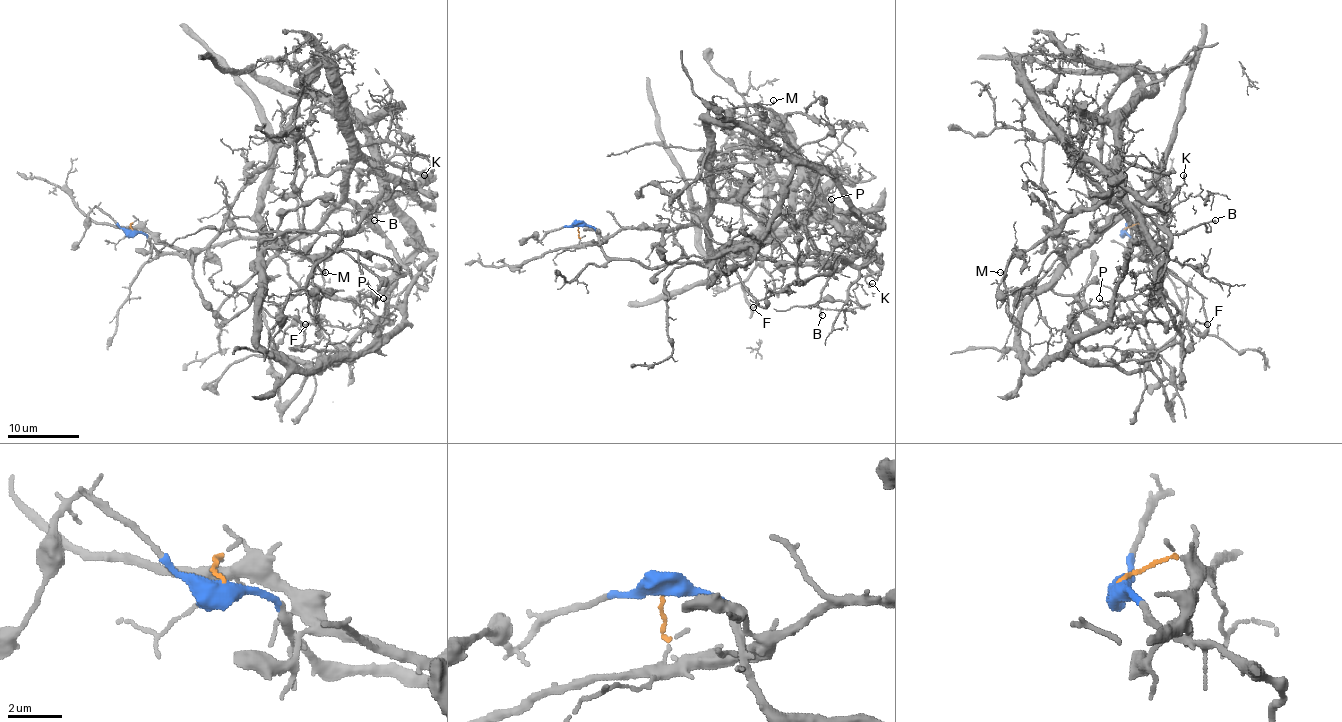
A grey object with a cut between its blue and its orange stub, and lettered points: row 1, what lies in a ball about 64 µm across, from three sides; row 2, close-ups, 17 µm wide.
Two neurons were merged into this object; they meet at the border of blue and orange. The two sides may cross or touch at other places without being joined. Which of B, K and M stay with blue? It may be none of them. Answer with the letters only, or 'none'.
B, K

